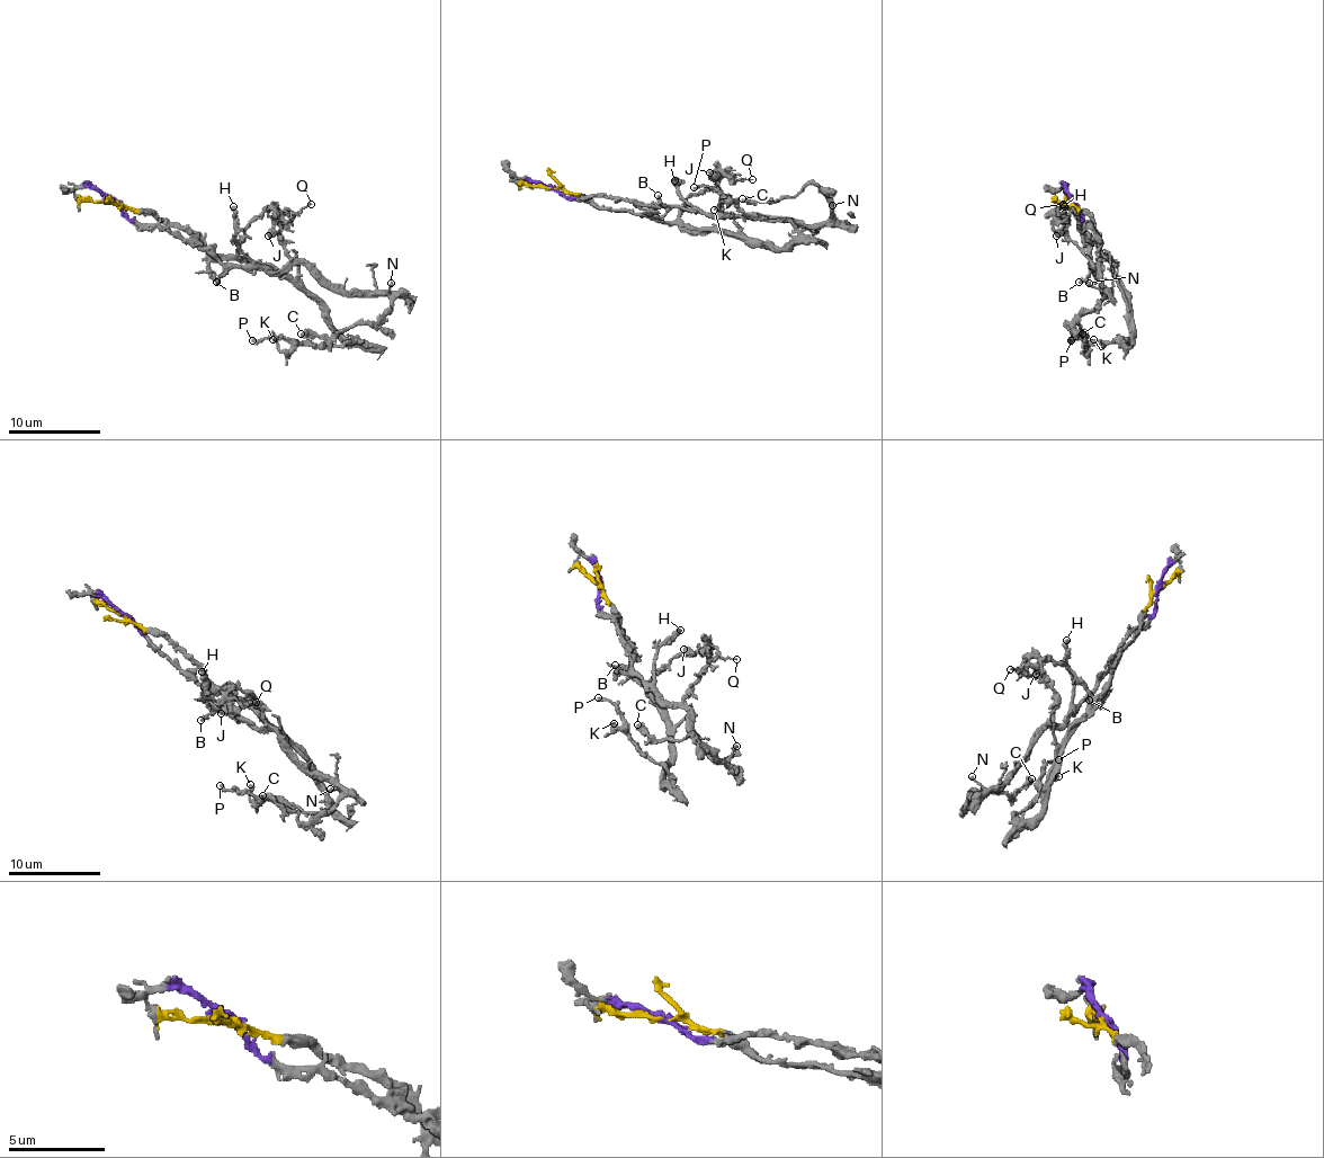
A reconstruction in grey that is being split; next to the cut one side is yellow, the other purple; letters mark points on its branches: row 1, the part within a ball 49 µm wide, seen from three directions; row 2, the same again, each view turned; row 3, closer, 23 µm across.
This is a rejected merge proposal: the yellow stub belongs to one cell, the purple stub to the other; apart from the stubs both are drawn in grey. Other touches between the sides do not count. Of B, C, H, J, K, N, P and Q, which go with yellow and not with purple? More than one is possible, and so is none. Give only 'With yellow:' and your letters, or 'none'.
With yellow: J, K, P, Q

